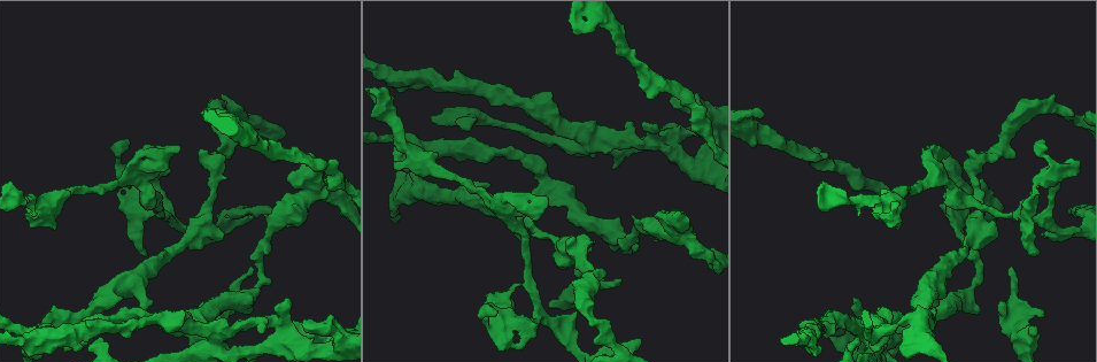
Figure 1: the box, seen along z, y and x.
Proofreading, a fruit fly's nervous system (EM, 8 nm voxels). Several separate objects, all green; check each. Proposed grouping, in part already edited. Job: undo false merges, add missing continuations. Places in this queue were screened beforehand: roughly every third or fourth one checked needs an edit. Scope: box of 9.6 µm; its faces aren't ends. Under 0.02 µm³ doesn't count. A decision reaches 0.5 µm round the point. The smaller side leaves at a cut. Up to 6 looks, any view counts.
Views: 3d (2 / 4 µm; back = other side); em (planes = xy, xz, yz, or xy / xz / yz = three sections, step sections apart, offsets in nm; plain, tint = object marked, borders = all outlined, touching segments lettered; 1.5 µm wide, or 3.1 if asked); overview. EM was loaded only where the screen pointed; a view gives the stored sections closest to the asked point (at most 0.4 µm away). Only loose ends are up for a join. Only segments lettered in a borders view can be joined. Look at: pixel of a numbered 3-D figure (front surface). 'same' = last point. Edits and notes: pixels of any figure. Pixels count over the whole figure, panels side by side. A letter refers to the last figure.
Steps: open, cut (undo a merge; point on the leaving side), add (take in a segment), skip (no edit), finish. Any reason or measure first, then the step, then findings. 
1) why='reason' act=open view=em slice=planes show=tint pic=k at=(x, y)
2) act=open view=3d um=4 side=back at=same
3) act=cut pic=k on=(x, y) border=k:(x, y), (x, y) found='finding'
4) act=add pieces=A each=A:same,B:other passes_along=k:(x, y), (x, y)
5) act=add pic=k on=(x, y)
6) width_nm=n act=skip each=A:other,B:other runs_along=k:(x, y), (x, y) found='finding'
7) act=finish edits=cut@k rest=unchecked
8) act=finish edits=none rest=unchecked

why='an open end' act=open view=3d um=4 pic=1 at=(512, 305)

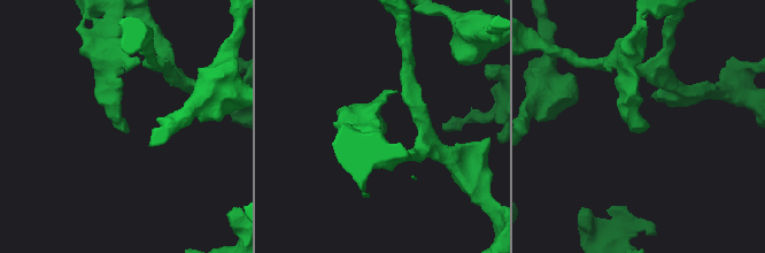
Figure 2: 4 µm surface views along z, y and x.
act=open view=em slice=xy step=4 show=borders pic=2 at=(123, 127)

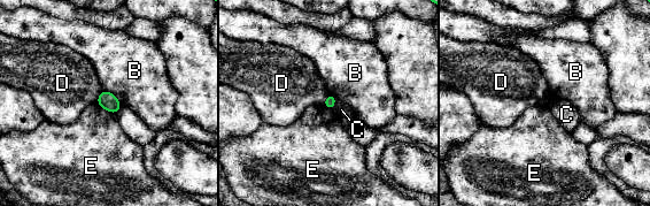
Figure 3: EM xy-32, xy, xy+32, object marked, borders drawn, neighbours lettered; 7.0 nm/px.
longest_contact=B:180nm act=skip each=B:other,C:other,D:other,E:other border=3:(97, 102), (116, 114) found='none of them fits'

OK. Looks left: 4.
why='an open end' act=open view=3d um=2 pic=1 at=(671, 99)

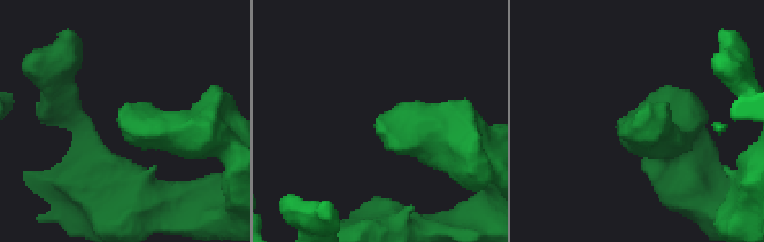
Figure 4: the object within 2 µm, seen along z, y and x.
why='now the EM' act=open view=em slice=yz step=4 show=tint pic=4 at=(118, 111)

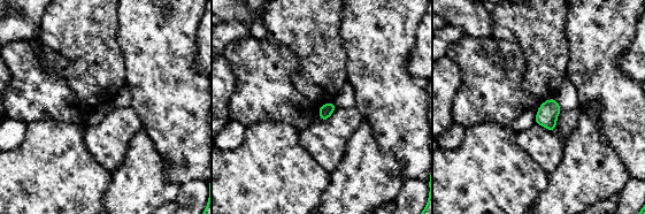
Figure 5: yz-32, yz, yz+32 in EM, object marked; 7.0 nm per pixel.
why='cut it another way' act=open view=em slice=planes show=borders at=same

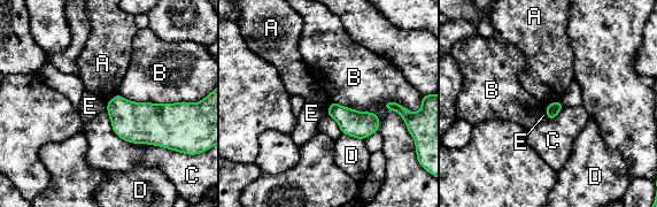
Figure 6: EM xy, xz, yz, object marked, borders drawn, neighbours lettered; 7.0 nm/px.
act=skip each=A:other,B:other,C:other,D:other,E:other border=6:(559, 99), (549, 102), (545, 107) found='no lettered segment goes on from it'

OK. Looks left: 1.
why='stops while still wide' act=open view=em slice=planes show=borders pic=1 at=(54, 228)

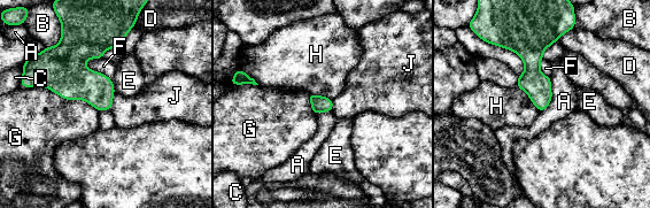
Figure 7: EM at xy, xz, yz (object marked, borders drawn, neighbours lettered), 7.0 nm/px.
act=skip each=A:other,B:other,C:other,D:other,E:other,F:other,G:other,H:other,J:other border=7:(550, 77), (551, 100), (539, 112) found='none of them fits'

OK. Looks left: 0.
act=finish edits=none rest=unchecked

